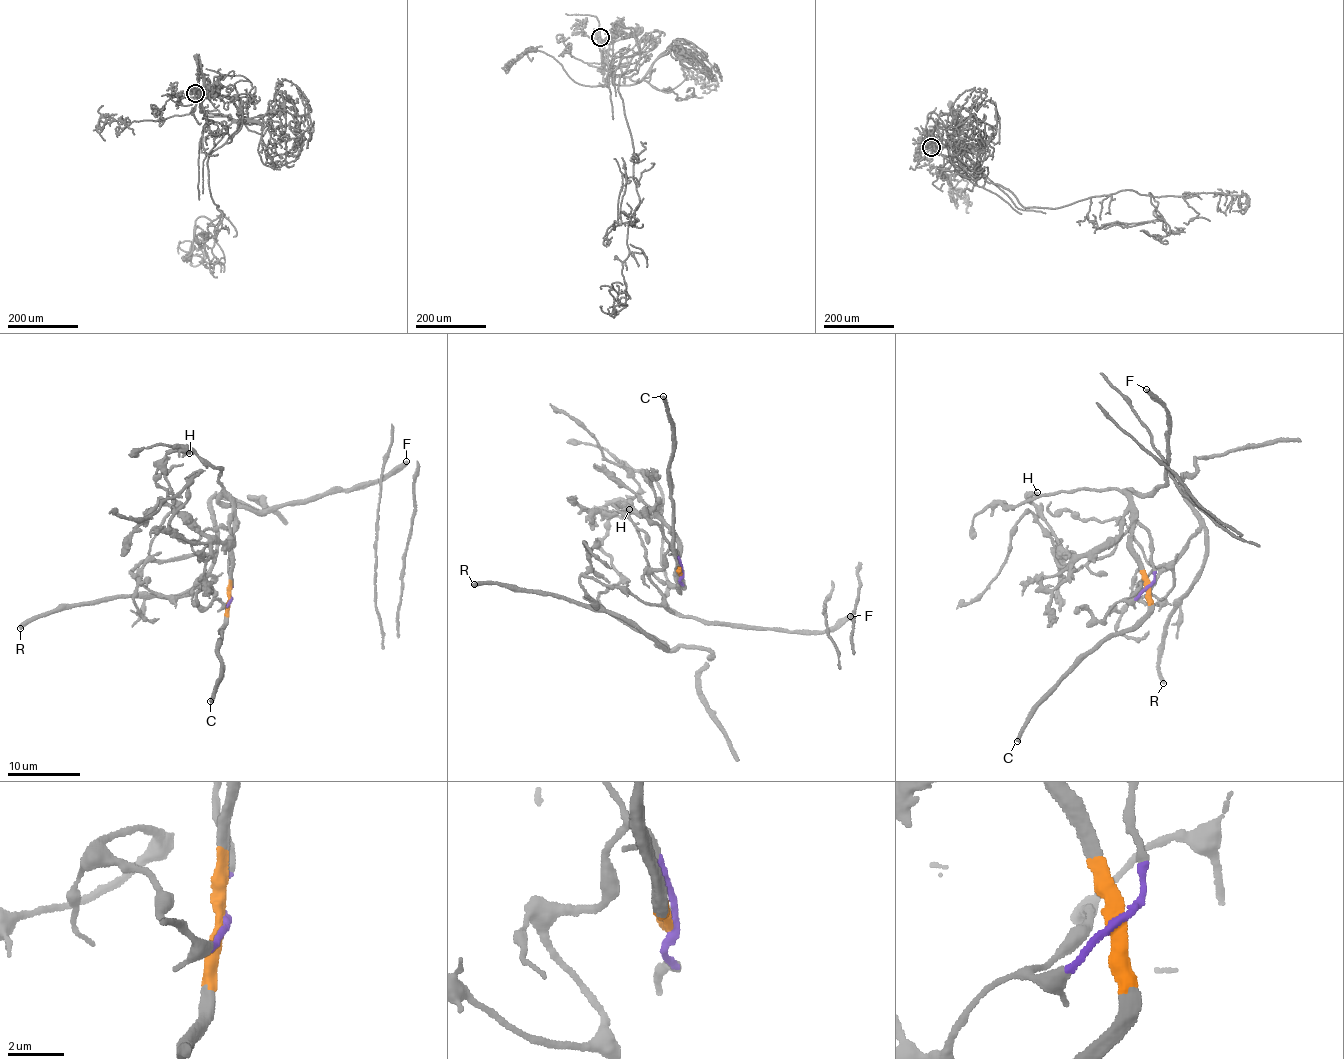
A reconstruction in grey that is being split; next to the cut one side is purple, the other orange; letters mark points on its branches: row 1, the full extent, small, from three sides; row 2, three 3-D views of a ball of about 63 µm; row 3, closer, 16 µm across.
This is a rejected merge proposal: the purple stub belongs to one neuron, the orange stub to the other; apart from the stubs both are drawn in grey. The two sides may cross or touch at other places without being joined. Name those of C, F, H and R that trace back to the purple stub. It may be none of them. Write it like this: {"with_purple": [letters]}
{"with_purple": ["R"]}

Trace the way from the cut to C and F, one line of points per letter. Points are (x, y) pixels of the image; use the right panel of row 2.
C: (1148, 587), (1148, 611), (1131, 627), (1109, 633), (1067, 674), (1037, 706), (1016, 741)
F: (1148, 587), (1132, 546), (1128, 491), (1147, 494), (1166, 483), (1171, 423), (1166, 409), (1146, 389)

